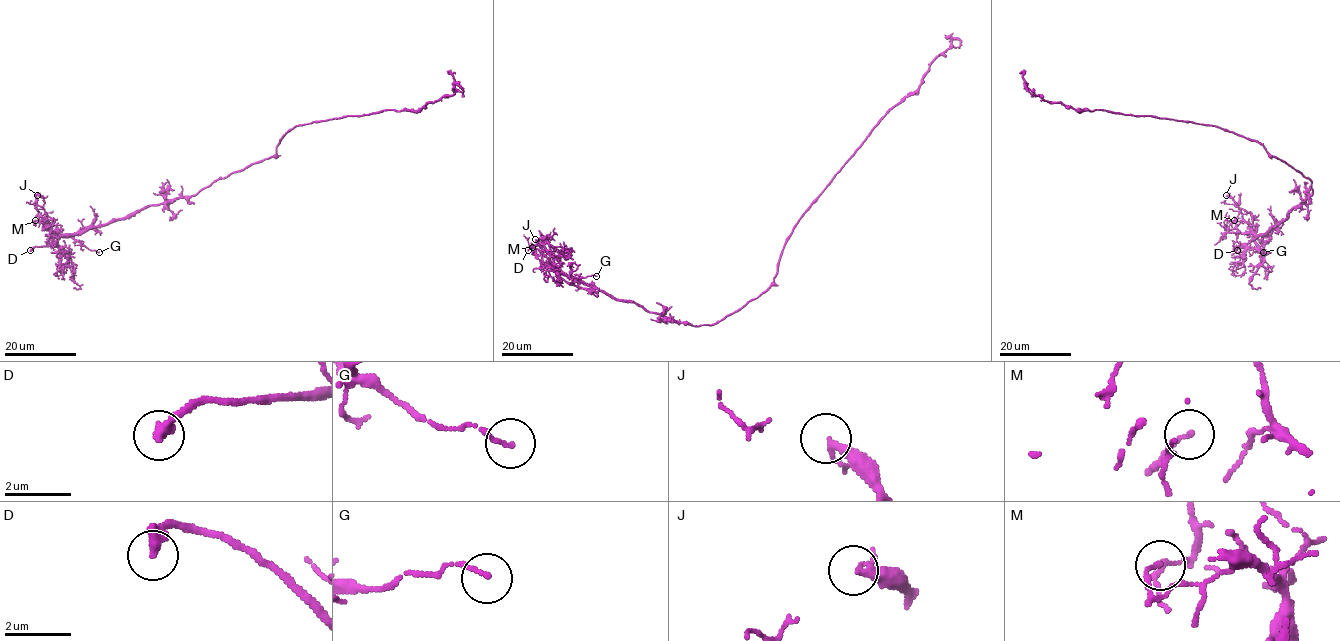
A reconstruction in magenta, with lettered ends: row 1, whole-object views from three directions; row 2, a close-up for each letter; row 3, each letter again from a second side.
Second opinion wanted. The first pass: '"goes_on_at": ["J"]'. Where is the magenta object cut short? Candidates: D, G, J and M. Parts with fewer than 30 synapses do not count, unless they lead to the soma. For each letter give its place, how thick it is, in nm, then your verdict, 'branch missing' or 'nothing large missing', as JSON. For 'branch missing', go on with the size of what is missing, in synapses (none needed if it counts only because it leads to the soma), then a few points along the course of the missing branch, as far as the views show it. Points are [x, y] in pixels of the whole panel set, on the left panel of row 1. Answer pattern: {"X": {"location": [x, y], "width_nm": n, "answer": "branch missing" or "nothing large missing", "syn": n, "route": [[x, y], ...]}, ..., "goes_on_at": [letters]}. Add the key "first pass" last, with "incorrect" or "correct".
{"D": {"location": [30, 250], "width_nm": 400, "answer": "branch missing", "route": [[30, 250], [33, 244], [45, 240], [56, 229], [67, 230], [65, 222]]}, "G": {"location": [99, 252], "width_nm": 140, "answer": "nothing large missing"}, "J": {"location": [37, 195], "width_nm": 190, "answer": "nothing large missing"}, "M": {"location": [35, 220], "width_nm": 90, "answer": "nothing large missing"}, "goes_on_at": ["D"], "first pass": "incorrect"}

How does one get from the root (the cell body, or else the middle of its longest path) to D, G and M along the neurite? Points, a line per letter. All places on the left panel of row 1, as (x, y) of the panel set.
D: (274, 155), (220, 177), (195, 194), (145, 206), (82, 232), (64, 233), (49, 245), (30, 250)
G: (274, 155), (220, 177), (195, 194), (145, 206), (96, 228), (81, 229), (73, 238), (99, 252)
M: (274, 155), (220, 177), (195, 194), (145, 206), (76, 234), (58, 235), (45, 220), (35, 224), (35, 220)

